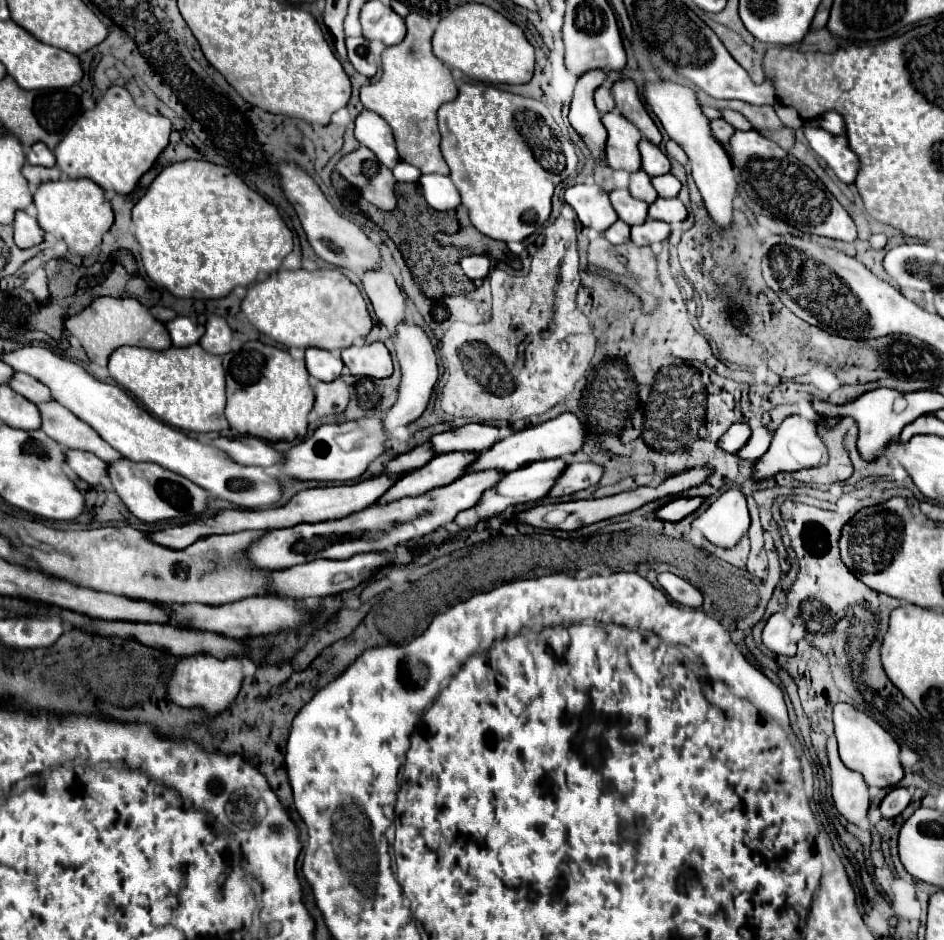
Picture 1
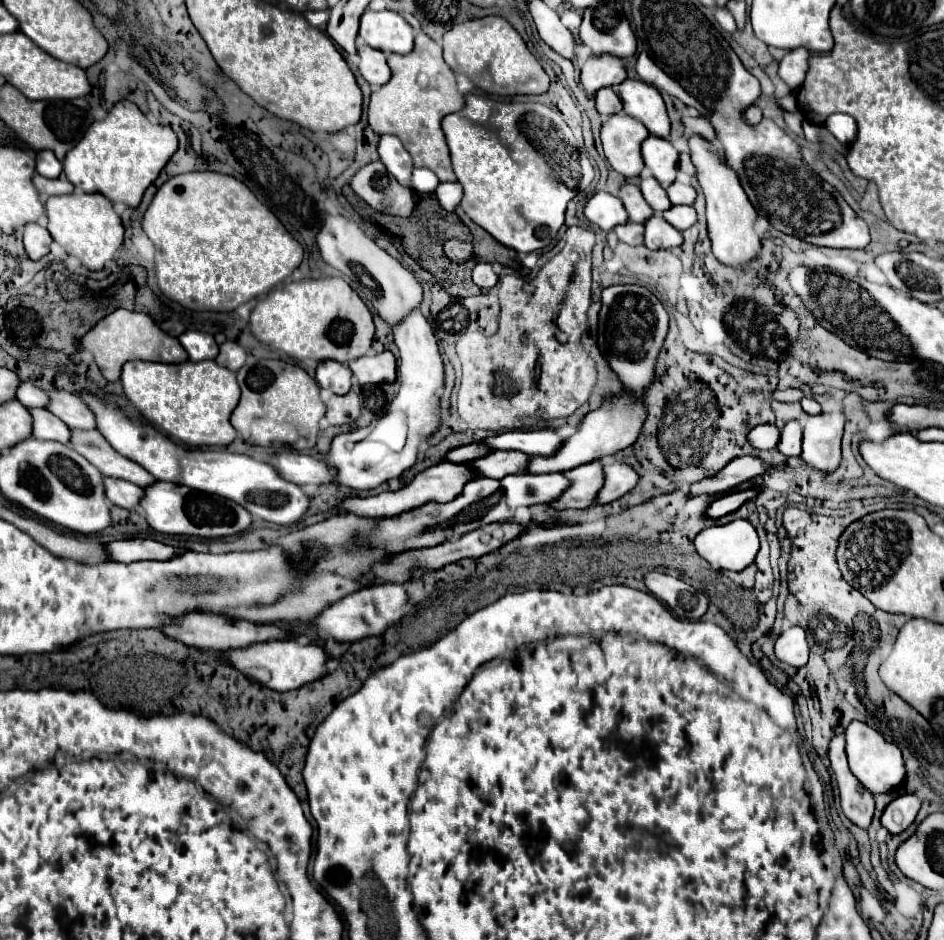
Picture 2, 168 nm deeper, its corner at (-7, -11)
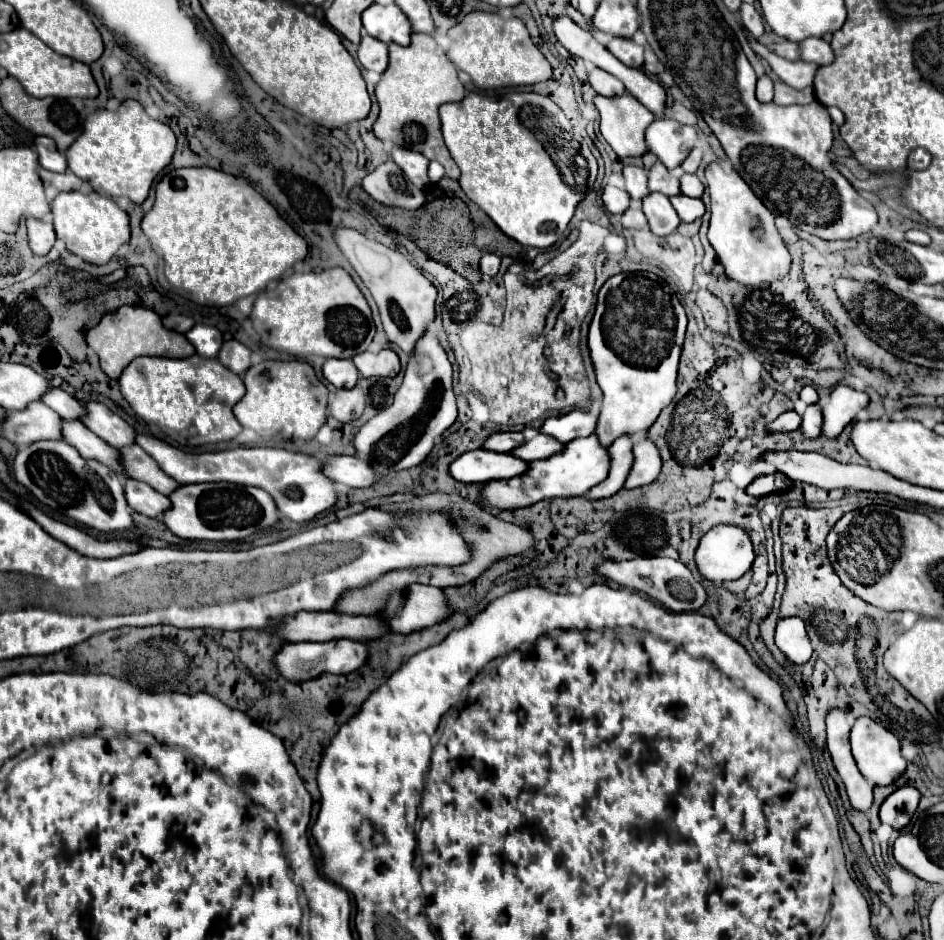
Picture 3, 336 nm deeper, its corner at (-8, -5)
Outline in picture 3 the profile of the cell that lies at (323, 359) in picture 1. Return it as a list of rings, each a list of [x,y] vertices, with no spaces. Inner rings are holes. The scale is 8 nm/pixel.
[[[329,358],[323,364],[323,376],[335,386],[335,388],[353,388],[359,380],[359,372],[353,366],[351,360],[337,360]]]

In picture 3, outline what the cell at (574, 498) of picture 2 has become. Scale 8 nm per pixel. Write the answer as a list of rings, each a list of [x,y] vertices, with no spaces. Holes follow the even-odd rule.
[[[621,436],[617,438],[609,448],[609,474],[603,482],[599,482],[597,486],[593,486],[585,496],[587,500],[601,500],[601,498],[609,498],[615,492],[621,490],[627,472],[633,464],[633,454],[631,454],[631,438],[629,436]]]

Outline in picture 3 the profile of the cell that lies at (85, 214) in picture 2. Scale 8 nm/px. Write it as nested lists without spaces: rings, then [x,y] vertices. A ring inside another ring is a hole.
[[[59,192],[51,202],[53,226],[59,240],[65,242],[67,250],[81,256],[91,264],[107,264],[121,244],[129,242],[129,216],[115,204],[113,198],[97,192]]]

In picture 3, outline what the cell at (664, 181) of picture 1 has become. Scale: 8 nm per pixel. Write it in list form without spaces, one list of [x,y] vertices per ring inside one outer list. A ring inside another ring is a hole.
[[[683,174],[679,178],[679,186],[681,186],[681,192],[685,196],[701,198],[701,194],[703,194],[703,184],[701,184],[701,180],[695,174]]]

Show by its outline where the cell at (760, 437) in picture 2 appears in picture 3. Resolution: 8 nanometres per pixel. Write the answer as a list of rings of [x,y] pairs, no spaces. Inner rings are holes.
[[[789,410],[789,412],[781,414],[777,420],[769,422],[767,430],[769,432],[793,432],[793,430],[799,428],[799,424],[801,424],[801,416],[793,410]]]

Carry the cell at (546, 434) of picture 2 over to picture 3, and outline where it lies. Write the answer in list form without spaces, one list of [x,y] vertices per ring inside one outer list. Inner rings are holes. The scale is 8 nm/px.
[[[571,410],[563,416],[547,418],[541,424],[539,432],[557,438],[561,444],[567,444],[573,438],[591,436],[595,430],[595,424],[597,424],[597,416],[591,416],[591,414],[581,412],[581,410]]]

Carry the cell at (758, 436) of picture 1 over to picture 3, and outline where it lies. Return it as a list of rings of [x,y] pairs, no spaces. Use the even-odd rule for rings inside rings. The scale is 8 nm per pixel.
[[[819,404],[807,406],[799,430],[801,430],[803,438],[807,438],[807,440],[815,440],[821,434],[821,406]]]

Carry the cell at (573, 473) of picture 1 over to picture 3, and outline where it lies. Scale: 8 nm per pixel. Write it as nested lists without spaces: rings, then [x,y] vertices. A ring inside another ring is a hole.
[[[645,436],[645,440],[635,442],[633,446],[633,466],[627,474],[623,488],[639,488],[651,484],[661,472],[661,458],[657,446]]]

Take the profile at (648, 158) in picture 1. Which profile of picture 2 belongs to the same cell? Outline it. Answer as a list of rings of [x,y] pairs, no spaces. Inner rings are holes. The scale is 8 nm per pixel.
[[[650,134],[642,142],[642,158],[646,166],[652,170],[652,176],[664,188],[668,188],[674,182],[678,168],[678,150],[670,144],[670,140]]]

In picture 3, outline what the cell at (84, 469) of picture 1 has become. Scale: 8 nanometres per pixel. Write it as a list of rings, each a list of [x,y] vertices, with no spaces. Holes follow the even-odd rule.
[[[127,478],[125,482],[125,500],[135,512],[141,512],[151,518],[157,518],[159,514],[163,514],[163,510],[167,510],[171,504],[167,496],[159,494],[145,482],[131,480],[131,478]]]

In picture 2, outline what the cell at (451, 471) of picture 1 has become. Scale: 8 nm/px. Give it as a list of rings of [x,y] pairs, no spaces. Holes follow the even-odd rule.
[[[494,450],[492,454],[484,456],[484,460],[476,460],[476,468],[484,472],[488,478],[504,478],[508,474],[526,472],[530,456],[516,450]]]

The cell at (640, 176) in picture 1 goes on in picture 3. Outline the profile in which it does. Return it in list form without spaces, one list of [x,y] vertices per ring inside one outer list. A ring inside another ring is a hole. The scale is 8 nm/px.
[[[657,162],[647,172],[647,178],[649,178],[649,190],[651,192],[661,192],[665,196],[677,196],[679,194],[679,180],[673,178],[661,162]]]

